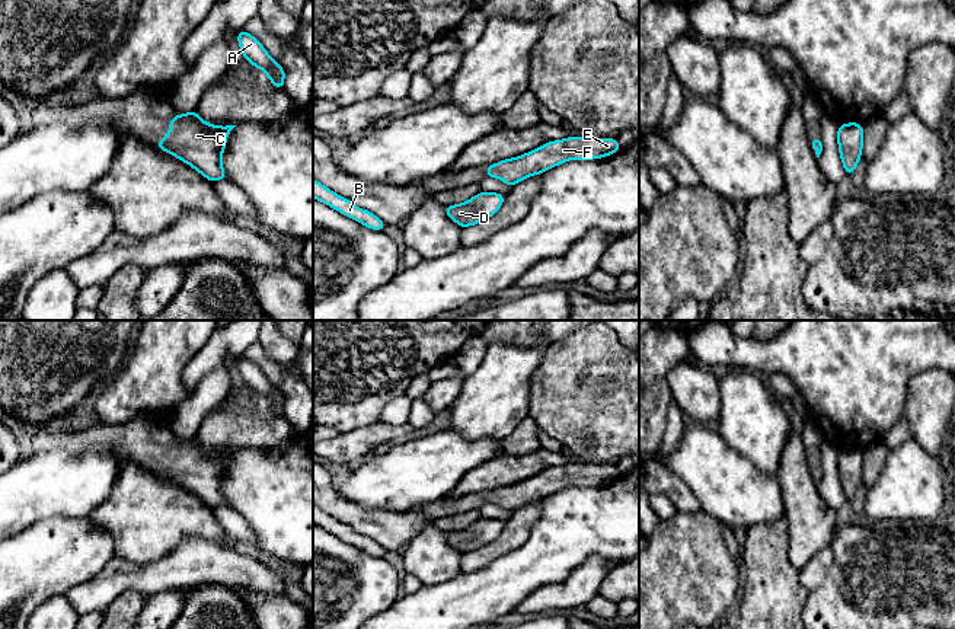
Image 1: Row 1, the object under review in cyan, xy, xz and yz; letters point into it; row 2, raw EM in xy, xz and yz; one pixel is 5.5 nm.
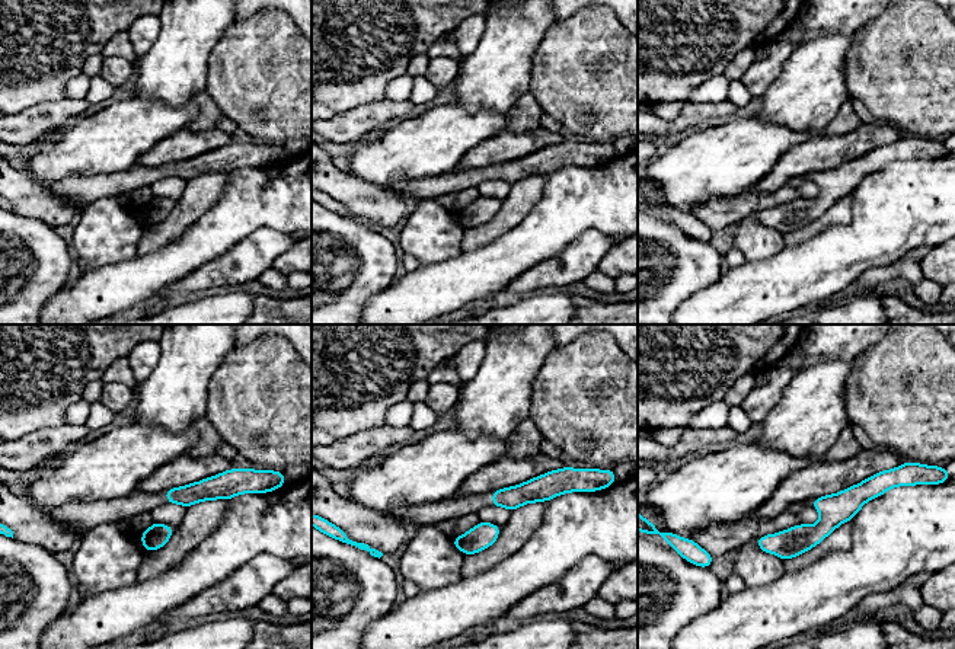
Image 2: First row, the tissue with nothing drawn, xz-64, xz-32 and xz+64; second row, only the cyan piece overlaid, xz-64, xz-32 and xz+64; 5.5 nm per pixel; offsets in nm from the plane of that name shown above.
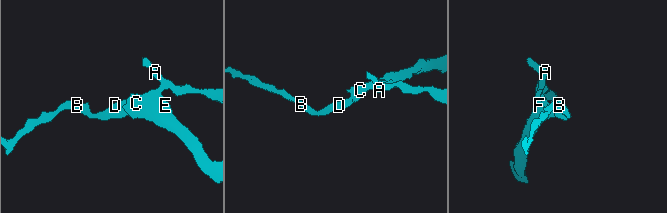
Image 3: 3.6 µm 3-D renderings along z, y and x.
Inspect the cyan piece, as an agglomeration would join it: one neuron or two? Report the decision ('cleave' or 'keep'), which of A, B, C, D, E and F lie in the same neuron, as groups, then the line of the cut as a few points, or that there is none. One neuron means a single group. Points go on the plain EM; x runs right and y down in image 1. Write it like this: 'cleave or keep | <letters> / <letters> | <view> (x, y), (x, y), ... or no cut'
keep | A B C D E F | no cut

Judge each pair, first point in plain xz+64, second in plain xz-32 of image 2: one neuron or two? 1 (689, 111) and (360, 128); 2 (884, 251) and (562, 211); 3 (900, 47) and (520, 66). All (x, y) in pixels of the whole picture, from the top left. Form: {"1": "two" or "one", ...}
{"1": "one", "2": "one", "3": "two"}

